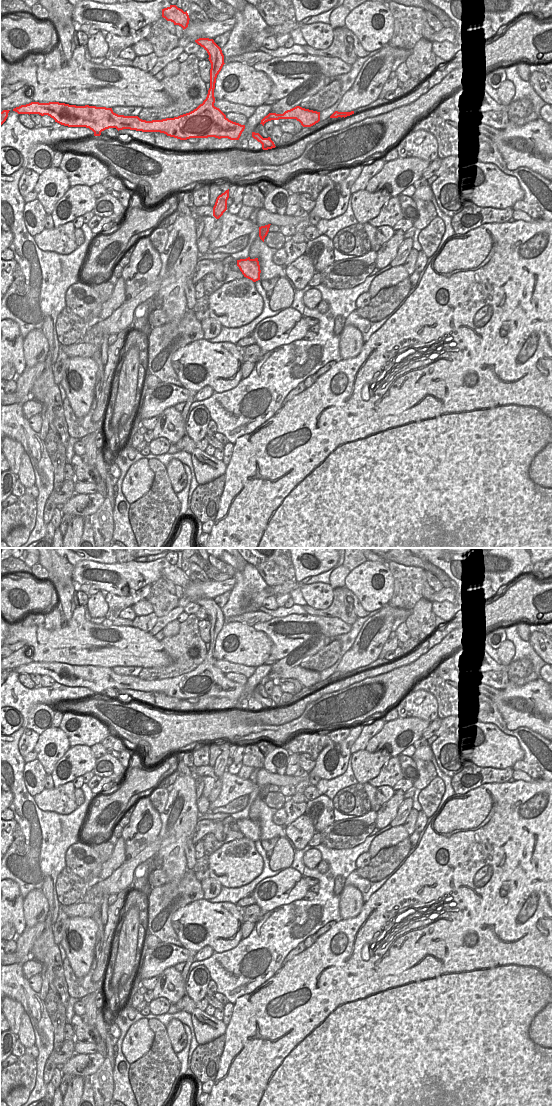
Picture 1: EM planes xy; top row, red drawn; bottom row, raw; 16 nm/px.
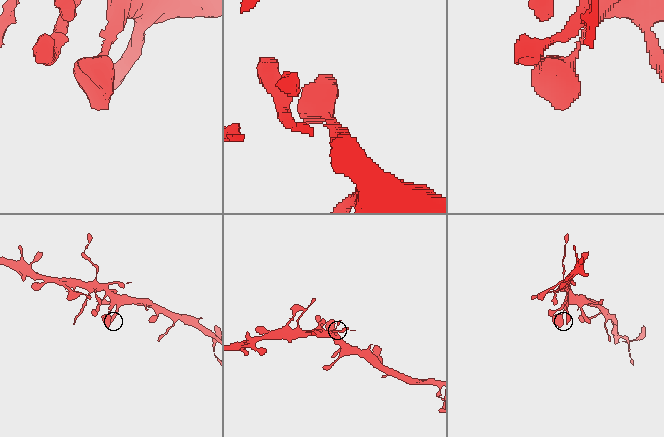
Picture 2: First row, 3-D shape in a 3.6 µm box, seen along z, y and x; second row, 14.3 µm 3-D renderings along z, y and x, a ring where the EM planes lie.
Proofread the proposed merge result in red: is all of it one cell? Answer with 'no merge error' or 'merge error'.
merge error

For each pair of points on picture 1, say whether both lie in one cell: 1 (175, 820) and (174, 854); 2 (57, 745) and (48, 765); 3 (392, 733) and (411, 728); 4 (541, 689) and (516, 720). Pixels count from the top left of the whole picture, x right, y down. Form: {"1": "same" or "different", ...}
{"1": "same", "2": "same", "3": "same", "4": "same"}

